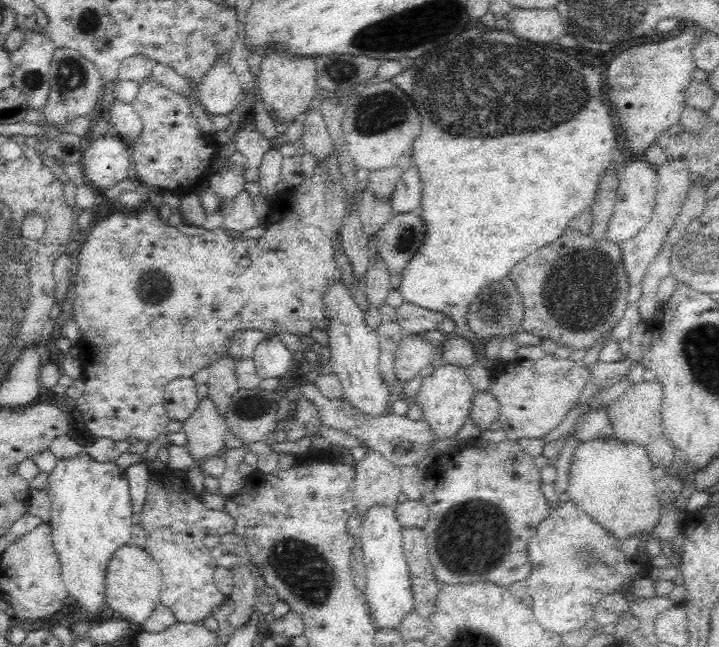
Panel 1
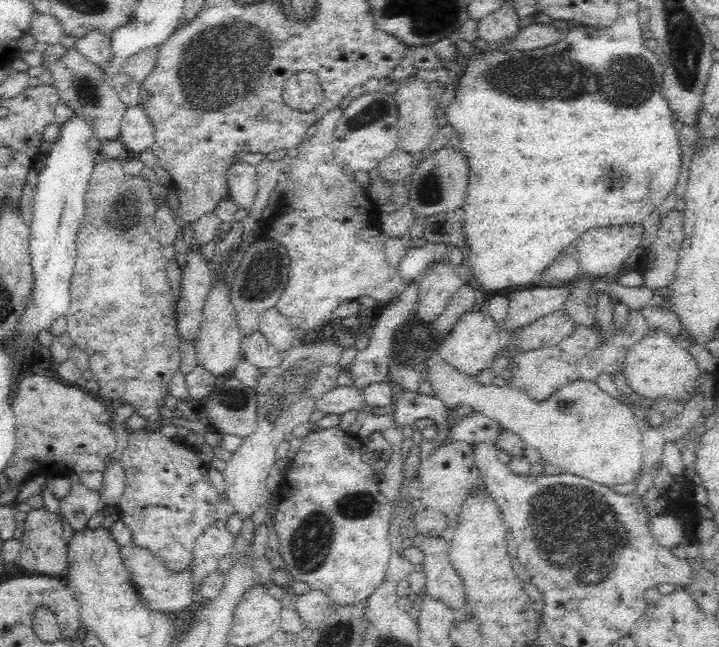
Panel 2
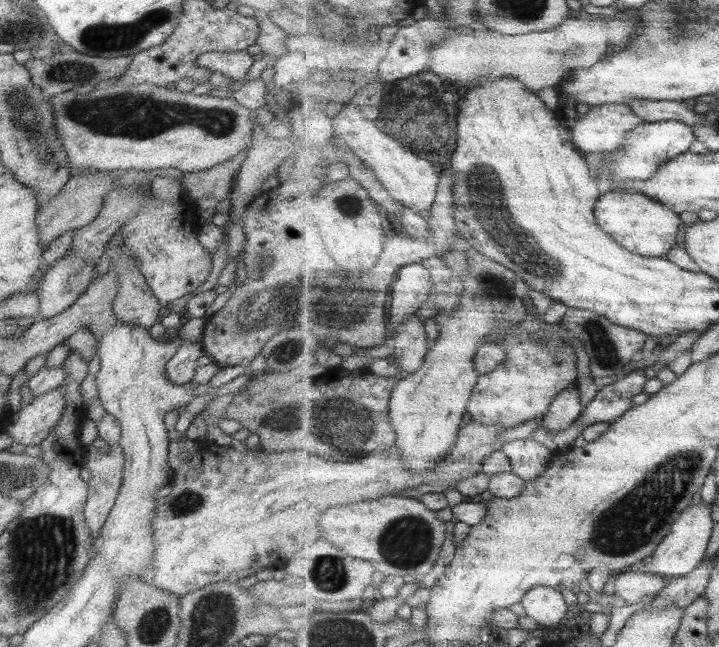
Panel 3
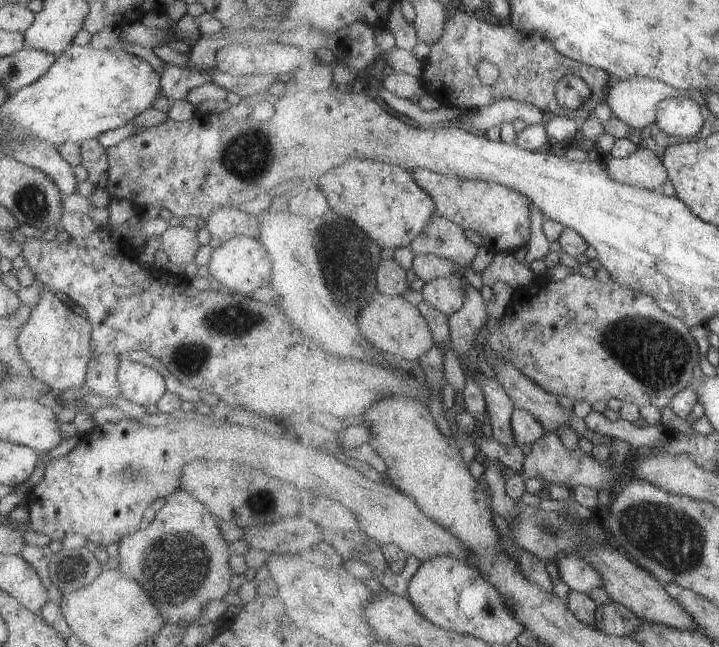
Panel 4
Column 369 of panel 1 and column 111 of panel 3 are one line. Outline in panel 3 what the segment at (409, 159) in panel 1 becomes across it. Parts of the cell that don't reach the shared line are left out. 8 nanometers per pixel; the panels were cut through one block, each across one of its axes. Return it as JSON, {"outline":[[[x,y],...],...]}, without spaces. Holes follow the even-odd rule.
{"outline":[[[98,171],[94,174],[71,175],[71,178],[63,184],[59,194],[51,198],[49,202],[41,204],[37,209],[35,226],[37,226],[37,236],[41,246],[45,247],[59,234],[65,231],[74,230],[89,224],[99,212],[103,205],[103,197],[114,188],[114,181],[118,176],[105,171]]]}

